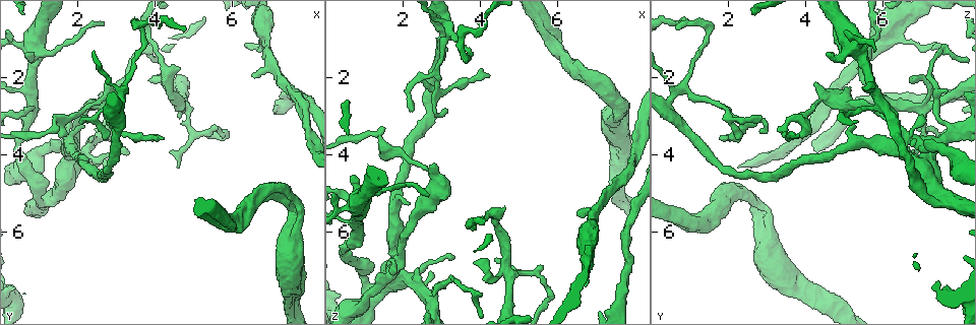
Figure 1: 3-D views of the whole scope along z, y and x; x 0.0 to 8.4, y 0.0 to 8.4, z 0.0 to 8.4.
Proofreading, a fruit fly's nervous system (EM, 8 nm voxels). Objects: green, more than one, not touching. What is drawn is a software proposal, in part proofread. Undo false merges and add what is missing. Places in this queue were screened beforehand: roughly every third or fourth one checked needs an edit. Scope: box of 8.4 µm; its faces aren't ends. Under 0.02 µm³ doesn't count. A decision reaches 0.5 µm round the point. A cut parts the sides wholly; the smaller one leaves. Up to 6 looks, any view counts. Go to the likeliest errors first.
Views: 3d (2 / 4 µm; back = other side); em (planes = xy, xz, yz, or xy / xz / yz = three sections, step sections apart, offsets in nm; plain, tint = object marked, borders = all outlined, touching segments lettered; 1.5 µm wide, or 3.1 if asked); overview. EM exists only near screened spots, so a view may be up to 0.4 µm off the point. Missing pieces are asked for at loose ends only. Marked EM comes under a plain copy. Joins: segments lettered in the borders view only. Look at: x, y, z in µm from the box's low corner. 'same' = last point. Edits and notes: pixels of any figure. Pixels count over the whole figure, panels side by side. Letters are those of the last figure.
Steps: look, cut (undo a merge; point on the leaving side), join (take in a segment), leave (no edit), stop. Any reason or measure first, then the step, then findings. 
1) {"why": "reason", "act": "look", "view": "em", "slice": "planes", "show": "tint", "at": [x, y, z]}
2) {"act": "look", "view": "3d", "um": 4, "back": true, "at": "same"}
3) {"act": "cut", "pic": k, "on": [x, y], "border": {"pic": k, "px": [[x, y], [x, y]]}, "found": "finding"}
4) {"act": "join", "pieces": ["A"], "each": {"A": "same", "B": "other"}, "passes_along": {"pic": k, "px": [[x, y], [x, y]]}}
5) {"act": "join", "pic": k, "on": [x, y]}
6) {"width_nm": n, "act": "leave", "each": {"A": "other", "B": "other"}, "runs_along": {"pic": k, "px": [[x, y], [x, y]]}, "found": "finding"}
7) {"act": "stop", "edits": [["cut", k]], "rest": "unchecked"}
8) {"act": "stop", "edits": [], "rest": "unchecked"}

{"act": "look", "view": "em", "slice": "planes", "show": "tint", "at": [6.50, 2.00, 5.55]}

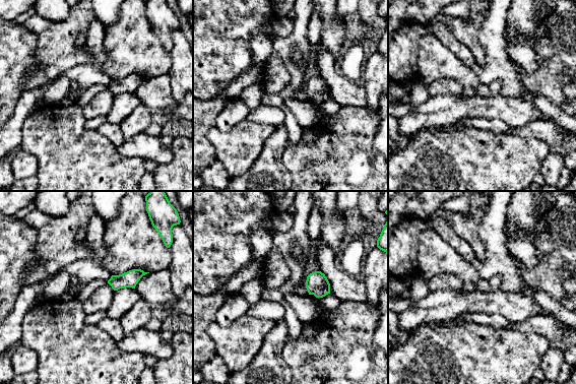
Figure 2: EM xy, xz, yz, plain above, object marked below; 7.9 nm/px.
{"act": "look", "view": "em", "slice": "planes", "show": "borders", "at": "same"}

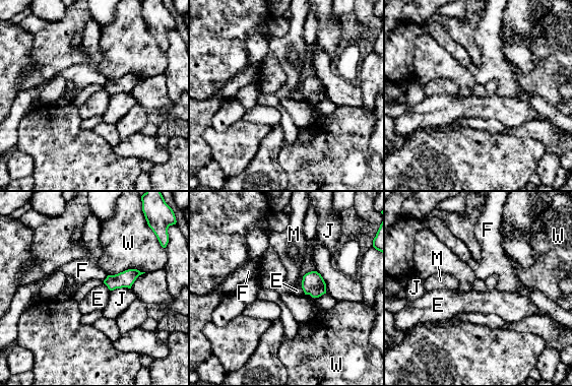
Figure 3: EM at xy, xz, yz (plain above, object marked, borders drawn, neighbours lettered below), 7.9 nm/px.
{"longest_contact_nm": ["W", 300], "act": "leave", "each": {"E": "other", "F": "other", "J": "other", "M": "other", "W": "other"}, "border": {"pic": 3, "px": [[302, 276], [302, 290], [305, 294]]}, "found": "none of them fits"}

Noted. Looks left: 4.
{"why": "sharp bend", "act": "look", "view": "em", "slice": "yz", "step": 8, "show": "tint", "at": [5.75, 3.50, 7.45]}

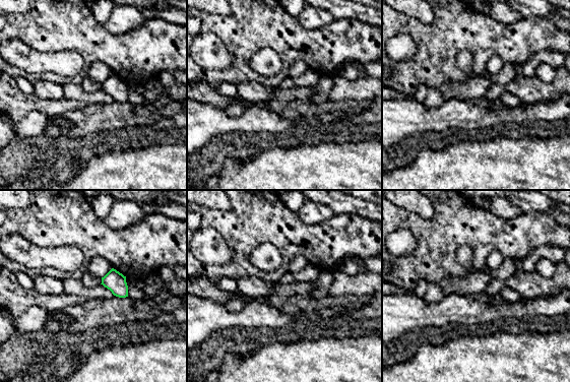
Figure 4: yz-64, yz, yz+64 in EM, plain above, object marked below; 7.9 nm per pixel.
{"why": "another direction", "act": "look", "view": "em", "slice": "planes", "show": "borders", "at": "same"}

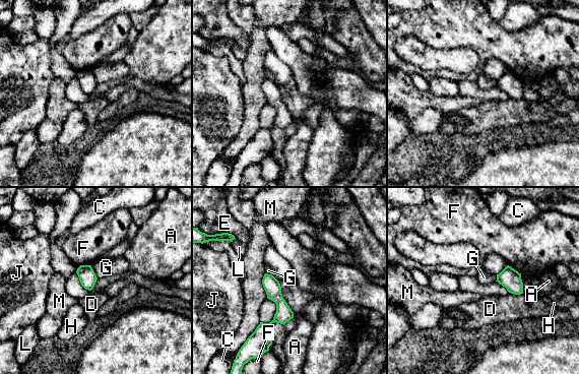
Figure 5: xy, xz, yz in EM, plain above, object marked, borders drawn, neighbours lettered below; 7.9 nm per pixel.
{"longest_contact_nm": ["M", 280], "act": "leave", "each": {"A": "other", "C": "other", "D": "other", "E": "other", "F": "other", "G": "other", "H": "other", "J": "other", "L": "other", "M": "other"}, "border": {"pic": 5, "px": [[260, 321], [255, 330], [240, 348]]}, "found": "continuous, no second neuron"}

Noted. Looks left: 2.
{"act": "stop", "edits": [], "rest": "unchecked"}

